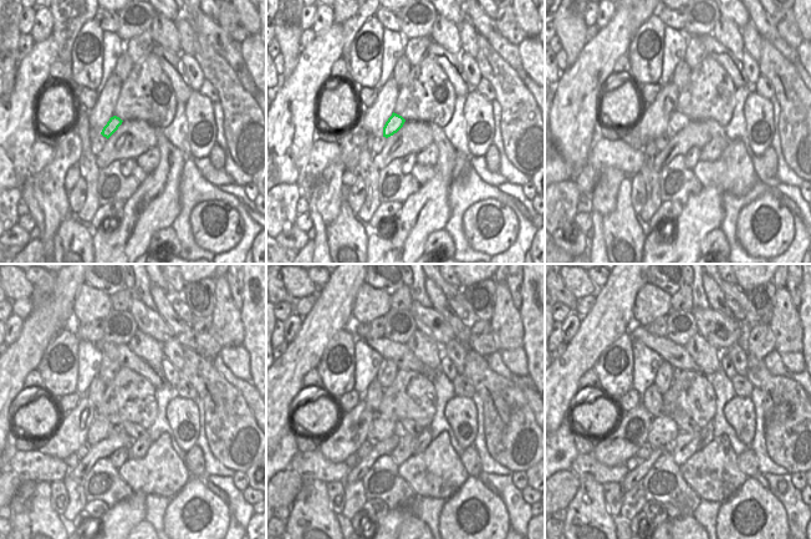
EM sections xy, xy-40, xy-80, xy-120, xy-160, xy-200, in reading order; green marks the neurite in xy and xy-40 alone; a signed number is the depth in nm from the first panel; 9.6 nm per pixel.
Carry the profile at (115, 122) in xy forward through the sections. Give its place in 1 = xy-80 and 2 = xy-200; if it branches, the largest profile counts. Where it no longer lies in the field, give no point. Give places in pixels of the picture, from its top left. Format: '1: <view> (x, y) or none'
1: xy-80 (677, 121)
2: xy-200 (663, 431)

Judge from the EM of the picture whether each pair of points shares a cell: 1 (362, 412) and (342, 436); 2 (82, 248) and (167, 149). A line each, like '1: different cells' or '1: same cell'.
1: same cell
2: different cells

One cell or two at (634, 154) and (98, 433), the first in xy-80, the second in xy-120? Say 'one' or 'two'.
two

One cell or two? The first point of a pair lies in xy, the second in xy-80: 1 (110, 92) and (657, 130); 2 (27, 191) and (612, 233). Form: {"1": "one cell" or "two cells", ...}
{"1": "two cells", "2": "two cells"}

